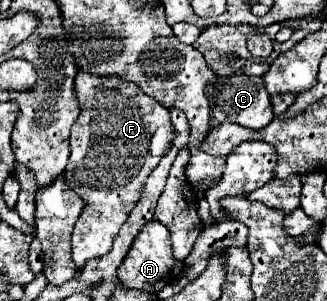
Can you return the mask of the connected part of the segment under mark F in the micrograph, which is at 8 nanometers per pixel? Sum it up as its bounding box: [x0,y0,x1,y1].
[64,70,174,268]

